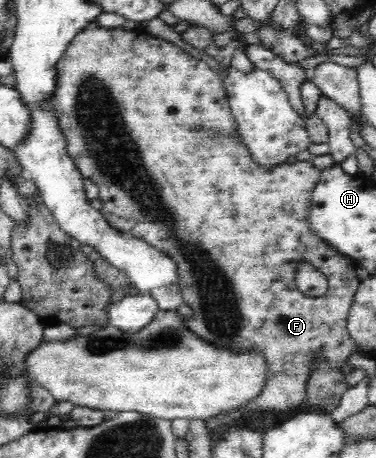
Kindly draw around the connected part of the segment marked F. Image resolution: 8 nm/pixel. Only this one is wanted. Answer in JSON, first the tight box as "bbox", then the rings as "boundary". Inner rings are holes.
{"bbox":[46,19,360,437],"boundary":[[[96,19],[88,22],[80,32],[76,32],[71,43],[68,44],[64,54],[56,62],[56,89],[52,92],[52,98],[46,100],[48,111],[54,113],[58,121],[60,131],[64,135],[67,144],[67,153],[72,157],[76,167],[83,178],[89,178],[98,185],[99,198],[103,208],[101,212],[104,218],[112,225],[112,228],[121,233],[143,240],[150,246],[172,258],[177,266],[177,276],[182,289],[183,302],[188,304],[194,315],[184,318],[182,324],[190,329],[200,339],[210,344],[216,344],[217,348],[232,349],[232,352],[260,352],[269,366],[267,382],[263,392],[256,399],[244,402],[240,408],[234,411],[221,413],[212,419],[203,421],[207,429],[208,437],[214,432],[222,430],[226,424],[249,418],[256,414],[281,414],[292,411],[295,413],[303,401],[308,400],[308,380],[312,376],[312,370],[318,362],[325,362],[327,366],[340,370],[348,364],[350,356],[360,352],[357,344],[352,340],[347,327],[347,316],[351,309],[354,295],[360,286],[356,269],[358,266],[347,256],[339,254],[325,240],[309,230],[307,224],[308,204],[311,204],[311,192],[321,172],[310,162],[297,161],[293,164],[282,163],[276,167],[259,166],[253,162],[250,152],[241,142],[239,134],[235,134],[236,124],[231,116],[231,107],[228,97],[225,95],[224,83],[216,77],[216,74],[206,65],[206,62],[188,55],[180,47],[166,39],[149,34],[143,28],[126,31],[124,27],[111,30],[98,24]],[[302,263],[310,263],[312,267],[320,271],[328,279],[326,294],[322,296],[306,296],[300,292],[295,283],[297,268]]]}

